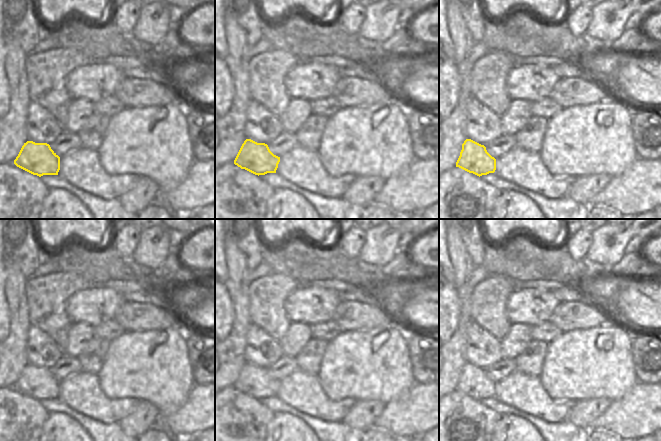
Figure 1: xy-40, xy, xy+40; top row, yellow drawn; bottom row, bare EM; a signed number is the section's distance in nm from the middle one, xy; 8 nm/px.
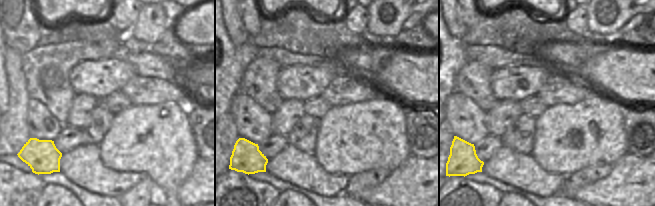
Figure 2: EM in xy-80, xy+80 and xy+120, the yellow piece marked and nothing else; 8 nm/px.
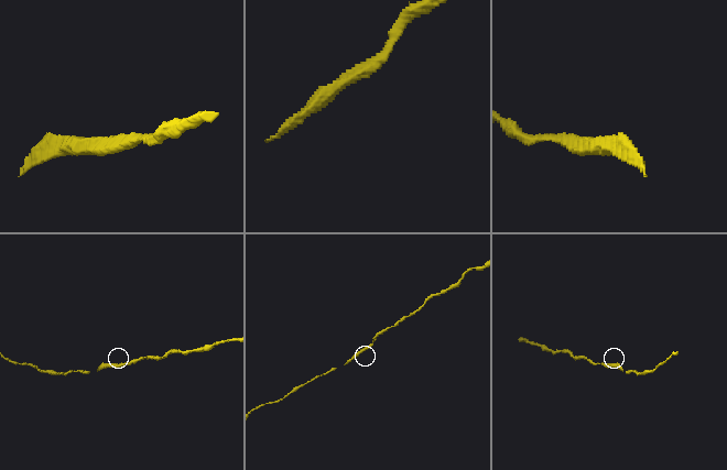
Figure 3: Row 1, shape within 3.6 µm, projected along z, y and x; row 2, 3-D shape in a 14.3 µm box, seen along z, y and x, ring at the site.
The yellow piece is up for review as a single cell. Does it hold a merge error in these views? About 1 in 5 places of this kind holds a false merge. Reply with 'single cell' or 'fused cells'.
single cell

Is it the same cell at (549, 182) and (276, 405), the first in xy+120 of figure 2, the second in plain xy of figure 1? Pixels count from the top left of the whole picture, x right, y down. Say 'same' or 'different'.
different

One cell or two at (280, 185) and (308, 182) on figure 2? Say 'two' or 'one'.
two

